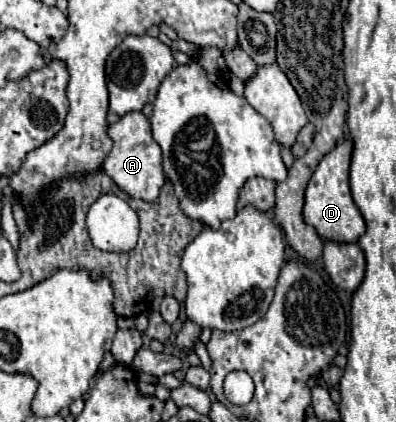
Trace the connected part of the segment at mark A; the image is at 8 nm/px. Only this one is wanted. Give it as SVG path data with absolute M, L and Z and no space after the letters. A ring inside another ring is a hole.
M127 113L117 123L109 125L109 137L113 139L113 149L103 161L103 171L133 199L155 201L163 183L167 181L163 171L161 149L151 135L151 123L143 113Z

